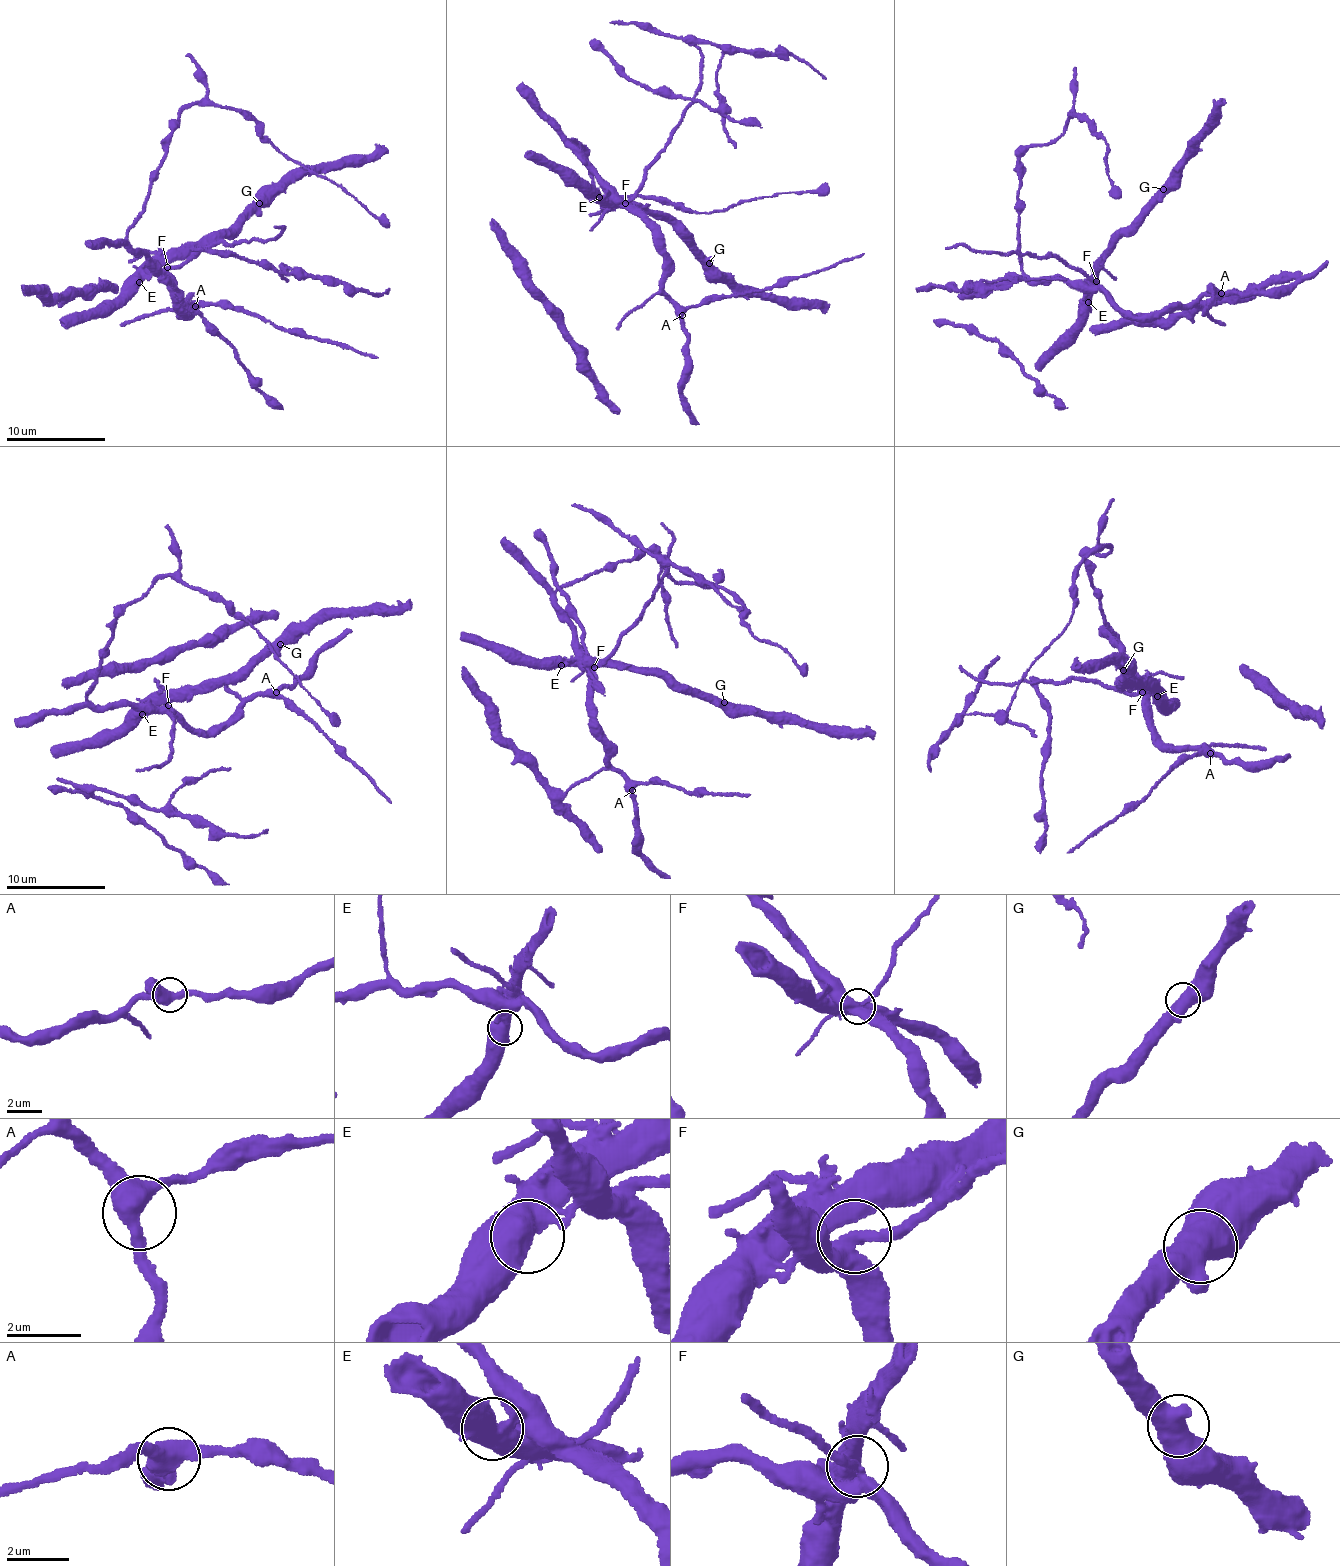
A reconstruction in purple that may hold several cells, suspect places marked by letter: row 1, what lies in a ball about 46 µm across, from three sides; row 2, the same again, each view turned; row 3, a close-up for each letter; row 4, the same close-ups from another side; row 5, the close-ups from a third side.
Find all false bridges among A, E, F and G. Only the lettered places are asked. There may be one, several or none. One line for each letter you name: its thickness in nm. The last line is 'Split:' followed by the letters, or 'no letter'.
F: 340 nm
Split: F

